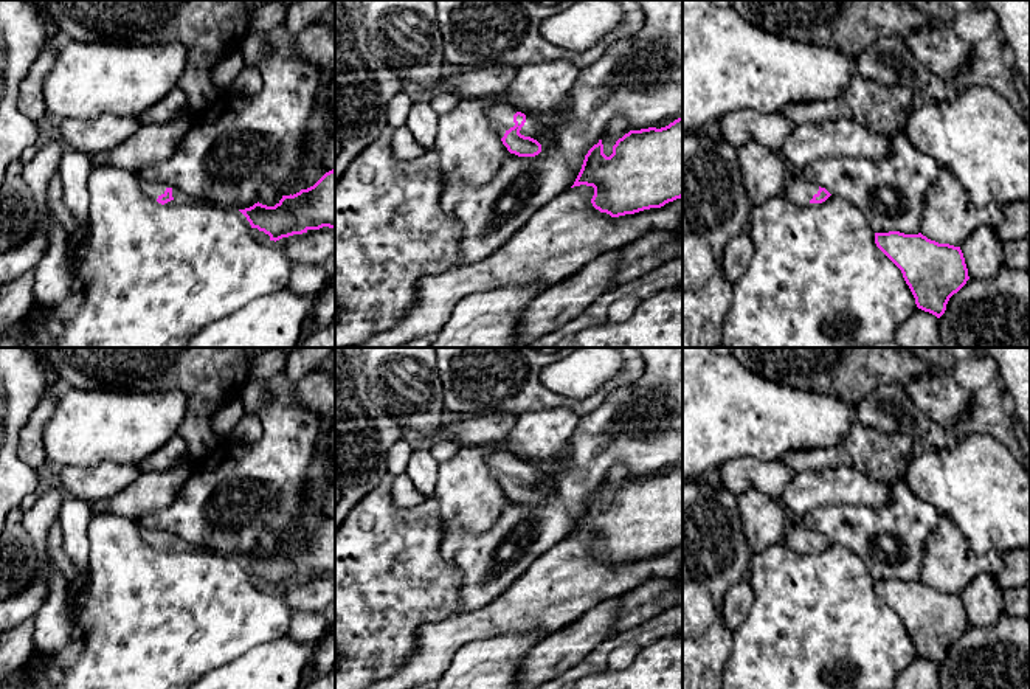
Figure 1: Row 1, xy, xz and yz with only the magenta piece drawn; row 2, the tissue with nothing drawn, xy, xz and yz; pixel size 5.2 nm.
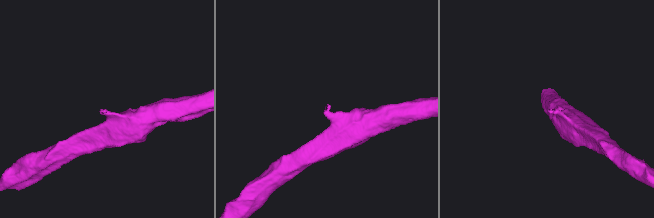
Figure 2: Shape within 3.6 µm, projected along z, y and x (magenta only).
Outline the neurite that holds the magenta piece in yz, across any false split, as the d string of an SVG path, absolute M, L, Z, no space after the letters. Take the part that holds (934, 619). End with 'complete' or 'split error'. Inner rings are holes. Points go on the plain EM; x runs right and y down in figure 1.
M900 579L875 580L875 591L901 618L917 655L937 666L970 627L960 594Z; complete

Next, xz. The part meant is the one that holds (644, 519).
M683 464L665 475L630 478L613 493L613 501L603 501L602 487L585 503L574 534L593 534L591 551L611 565L661 556L683 545Z; complete

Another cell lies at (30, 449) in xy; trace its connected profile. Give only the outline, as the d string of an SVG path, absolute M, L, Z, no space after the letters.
M59 386L45 391L47 402L39 405L28 417L26 425L19 433L17 456L33 469L47 466L47 453L42 436L43 428L51 414L53 399L57 396Z

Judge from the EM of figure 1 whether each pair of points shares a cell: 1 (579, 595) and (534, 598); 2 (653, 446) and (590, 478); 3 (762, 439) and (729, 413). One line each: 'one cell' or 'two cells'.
1: one cell
2: one cell
3: one cell

